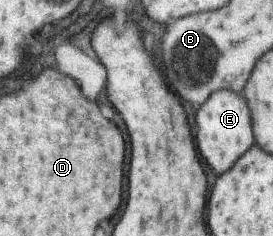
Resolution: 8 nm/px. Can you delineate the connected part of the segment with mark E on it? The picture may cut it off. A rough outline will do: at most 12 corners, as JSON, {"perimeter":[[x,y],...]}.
{"perimeter":[[243,94],[196,112],[198,146],[216,176],[255,144]]}

